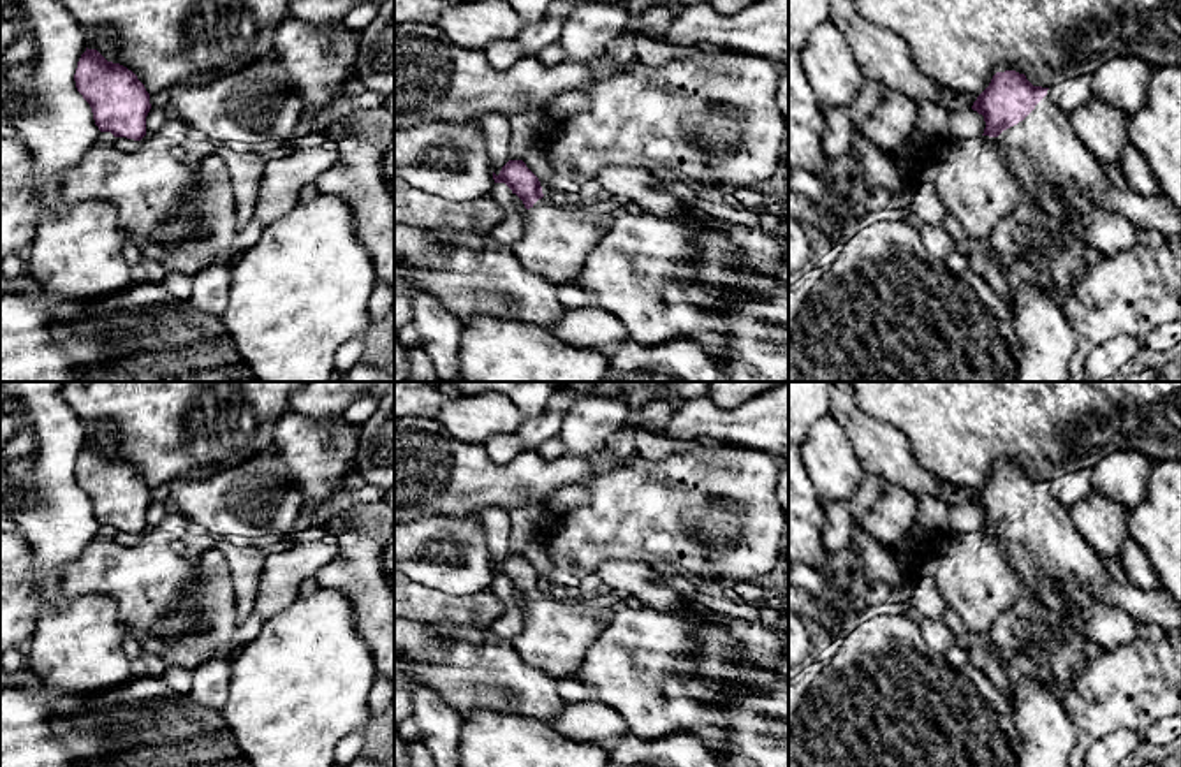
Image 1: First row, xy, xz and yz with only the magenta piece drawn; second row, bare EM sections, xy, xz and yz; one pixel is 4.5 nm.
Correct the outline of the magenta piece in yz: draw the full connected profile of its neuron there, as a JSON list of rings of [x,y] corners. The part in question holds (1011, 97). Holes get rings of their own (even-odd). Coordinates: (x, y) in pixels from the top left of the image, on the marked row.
[[[1016,70],[996,72],[972,109],[984,116],[986,128],[982,135],[996,139],[998,150],[1023,192],[1021,202],[994,225],[986,243],[1001,257],[1000,269],[1009,285],[1038,285],[1058,297],[1061,292],[1070,292],[1089,267],[1084,252],[1091,246],[1082,234],[1081,222],[1065,204],[1068,192],[1077,194],[1093,208],[1125,216],[1139,230],[1158,230],[1174,243],[1181,241],[1181,216],[1162,195],[1144,197],[1130,186],[1118,188],[1077,137],[1068,114],[1053,100],[1038,104],[1047,90],[1033,86],[1024,74]],[[1038,179],[1053,186],[1061,199],[1065,209],[1061,218],[1051,216],[1037,202]]]

